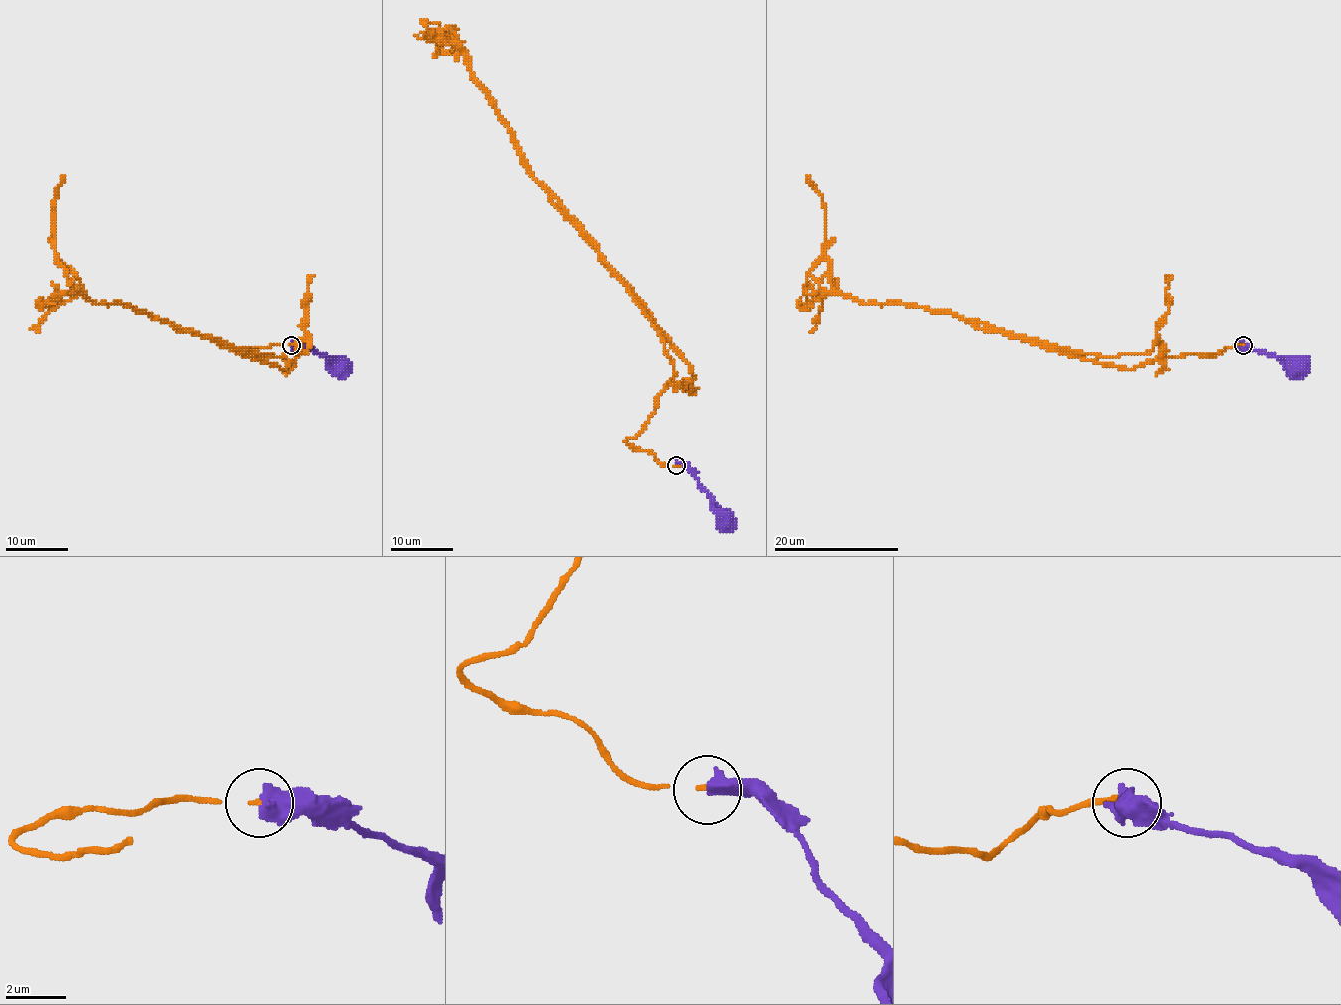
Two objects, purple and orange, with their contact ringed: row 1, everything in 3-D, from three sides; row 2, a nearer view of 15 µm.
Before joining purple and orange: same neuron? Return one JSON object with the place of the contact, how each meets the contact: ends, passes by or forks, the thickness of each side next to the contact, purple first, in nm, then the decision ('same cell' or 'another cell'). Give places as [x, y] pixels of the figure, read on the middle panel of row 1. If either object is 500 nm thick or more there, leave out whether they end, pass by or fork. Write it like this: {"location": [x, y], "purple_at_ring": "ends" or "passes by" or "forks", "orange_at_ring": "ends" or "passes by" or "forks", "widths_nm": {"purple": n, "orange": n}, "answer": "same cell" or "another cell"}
{"location": [676, 465], "widths_nm": {"purple": 550, "orange": 120}, "answer": "same cell"}

